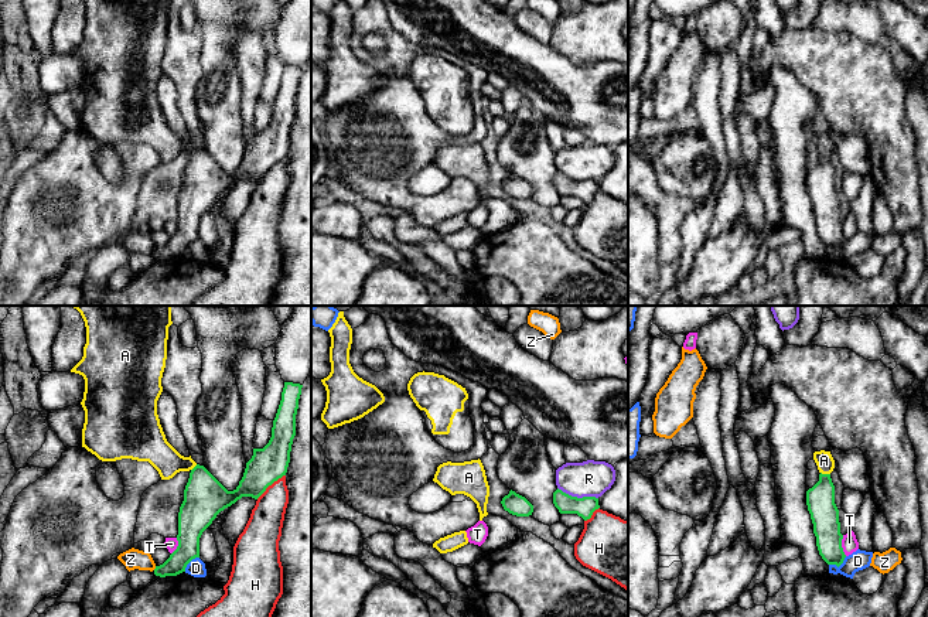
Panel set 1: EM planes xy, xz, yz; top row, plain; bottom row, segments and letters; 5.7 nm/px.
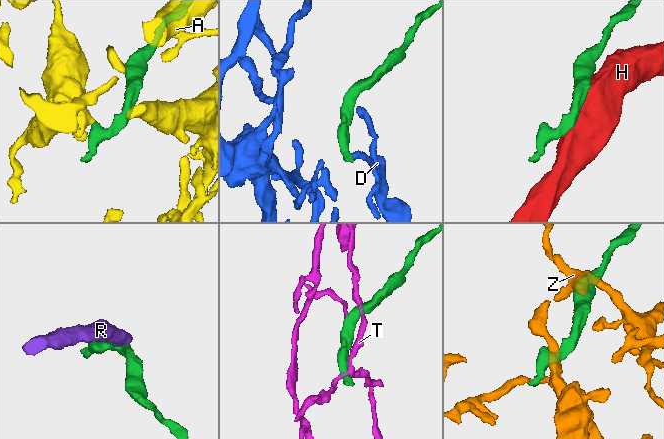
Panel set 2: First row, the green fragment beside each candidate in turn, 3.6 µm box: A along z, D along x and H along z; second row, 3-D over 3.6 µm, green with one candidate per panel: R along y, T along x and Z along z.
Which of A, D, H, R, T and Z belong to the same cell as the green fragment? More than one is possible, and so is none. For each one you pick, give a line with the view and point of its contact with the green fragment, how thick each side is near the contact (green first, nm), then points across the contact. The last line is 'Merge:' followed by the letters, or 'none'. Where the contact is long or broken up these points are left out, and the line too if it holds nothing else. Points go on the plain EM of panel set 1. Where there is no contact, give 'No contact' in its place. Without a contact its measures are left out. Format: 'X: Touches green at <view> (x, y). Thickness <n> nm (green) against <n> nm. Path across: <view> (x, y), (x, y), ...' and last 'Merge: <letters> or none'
A: Touches green at yz (825, 157). Thickness 160 nm (green) against 100 nm. Path across: yz (821, 187), (825, 157), (824, 143)
Merge: A

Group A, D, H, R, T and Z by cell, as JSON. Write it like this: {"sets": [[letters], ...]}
{"sets": [["A"], ["D"], ["H"], ["R"], ["T"], ["Z"]]}

